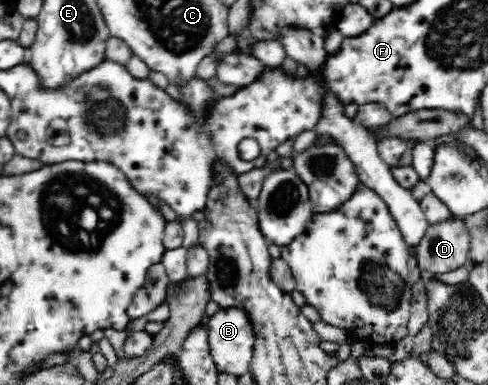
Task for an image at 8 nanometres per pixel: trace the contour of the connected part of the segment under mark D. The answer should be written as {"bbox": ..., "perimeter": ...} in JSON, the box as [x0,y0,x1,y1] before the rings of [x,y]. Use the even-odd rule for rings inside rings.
{"bbox":[416,216,470,274],"perimeter":[[[453,216],[430,225],[416,248],[417,264],[423,272],[444,274],[456,271],[468,261],[470,235],[462,218]]]}

